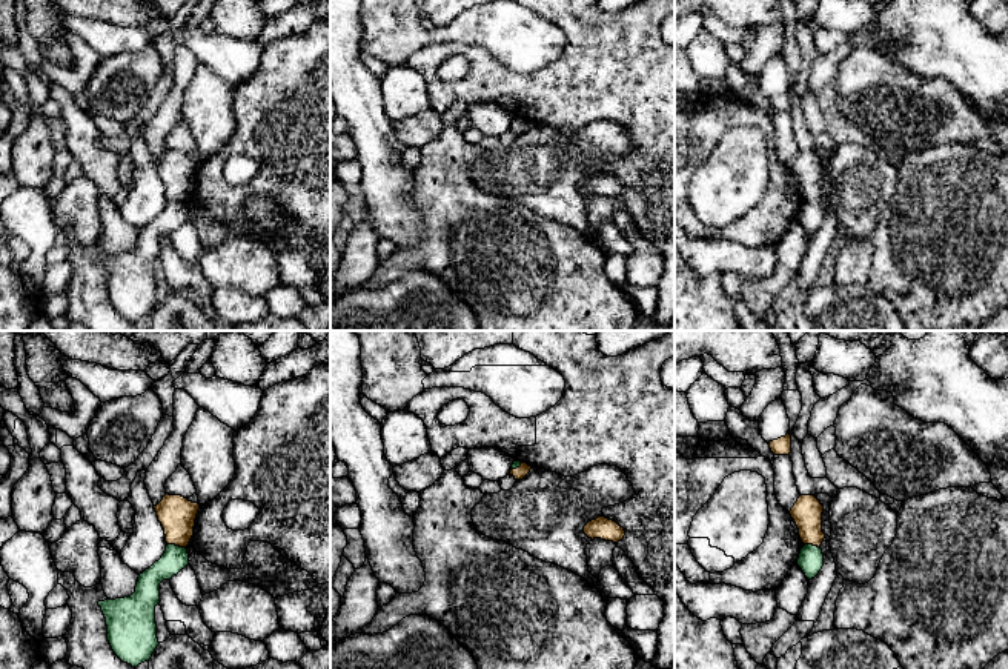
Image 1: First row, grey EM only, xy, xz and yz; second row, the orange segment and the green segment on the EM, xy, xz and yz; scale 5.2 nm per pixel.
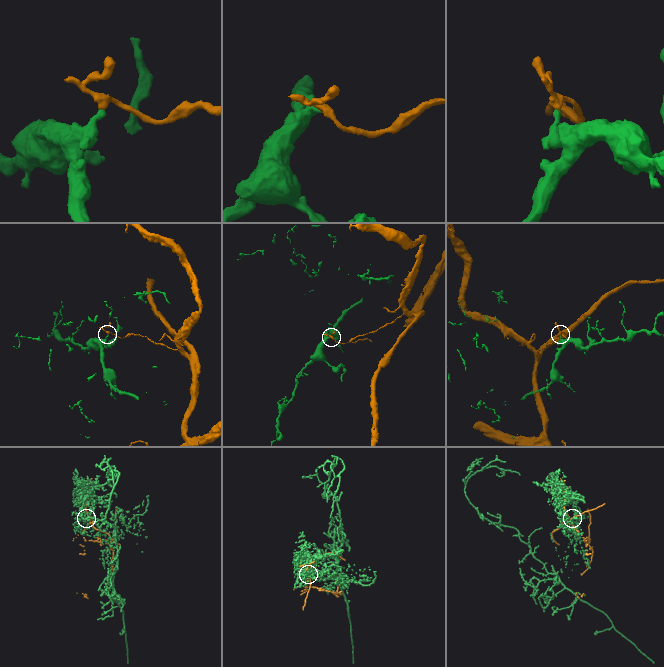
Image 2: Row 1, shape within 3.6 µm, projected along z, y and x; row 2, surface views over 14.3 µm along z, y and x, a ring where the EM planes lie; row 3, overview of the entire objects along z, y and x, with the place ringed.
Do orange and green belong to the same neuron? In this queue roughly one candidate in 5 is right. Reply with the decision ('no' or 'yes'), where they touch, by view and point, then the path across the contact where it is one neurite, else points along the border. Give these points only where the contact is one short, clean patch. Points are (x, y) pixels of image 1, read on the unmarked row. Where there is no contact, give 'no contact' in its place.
no; meets orange in xy at (177, 200); border along xy (168, 199), (185, 203)

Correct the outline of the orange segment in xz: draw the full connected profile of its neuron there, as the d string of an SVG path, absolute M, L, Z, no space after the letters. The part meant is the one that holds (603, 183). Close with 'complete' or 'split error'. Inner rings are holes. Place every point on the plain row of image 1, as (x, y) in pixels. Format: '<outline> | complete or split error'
M598 172L584 181L584 189L589 194L601 194L605 197L618 198L624 194L625 186L616 177L605 172Z | complete

